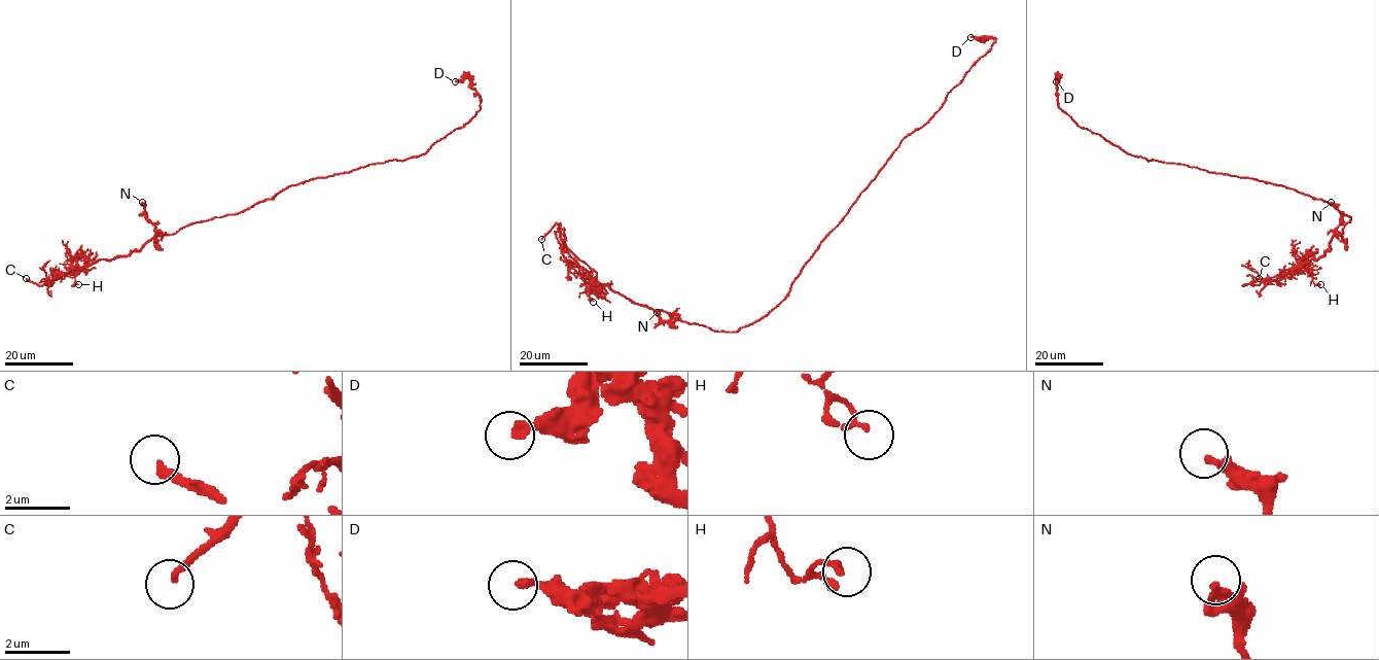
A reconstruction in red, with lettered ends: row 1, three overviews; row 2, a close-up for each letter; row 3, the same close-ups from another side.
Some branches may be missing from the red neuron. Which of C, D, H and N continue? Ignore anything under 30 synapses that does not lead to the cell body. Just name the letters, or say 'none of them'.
C

